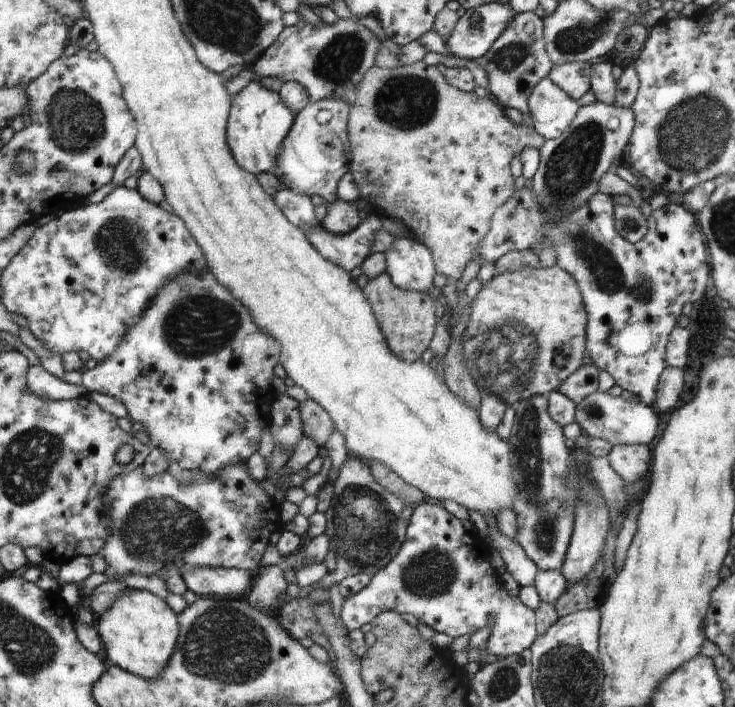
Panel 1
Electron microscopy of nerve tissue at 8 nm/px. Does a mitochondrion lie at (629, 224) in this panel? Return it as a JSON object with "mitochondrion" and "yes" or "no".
{"mitochondrion":"yes"}

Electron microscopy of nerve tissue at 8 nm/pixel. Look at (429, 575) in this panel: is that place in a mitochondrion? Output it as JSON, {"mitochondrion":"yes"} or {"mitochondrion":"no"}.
{"mitochondrion":"yes"}

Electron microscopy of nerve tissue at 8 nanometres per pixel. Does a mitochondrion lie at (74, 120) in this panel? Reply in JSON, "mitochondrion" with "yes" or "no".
{"mitochondrion":"yes"}

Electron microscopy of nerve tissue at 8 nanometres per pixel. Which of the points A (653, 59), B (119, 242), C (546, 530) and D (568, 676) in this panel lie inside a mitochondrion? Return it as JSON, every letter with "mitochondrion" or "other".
{"A":"other","B":"mitochondrion","C":"mitochondrion","D":"mitochondrion"}

